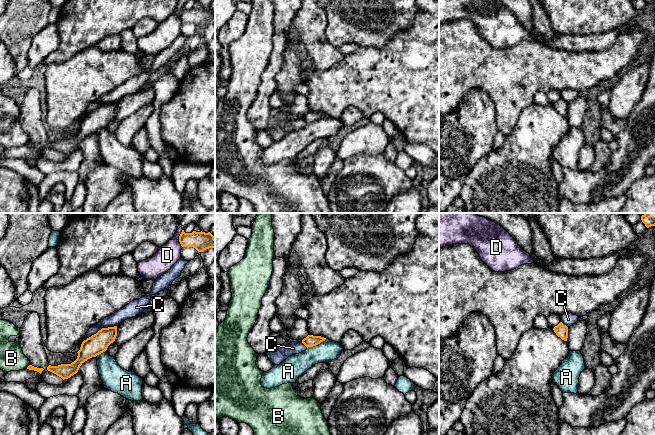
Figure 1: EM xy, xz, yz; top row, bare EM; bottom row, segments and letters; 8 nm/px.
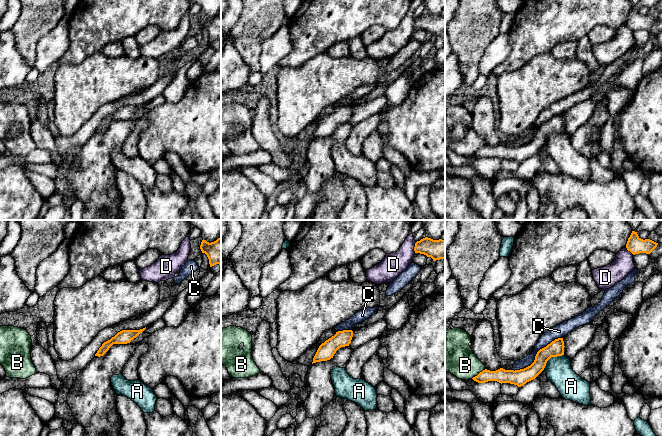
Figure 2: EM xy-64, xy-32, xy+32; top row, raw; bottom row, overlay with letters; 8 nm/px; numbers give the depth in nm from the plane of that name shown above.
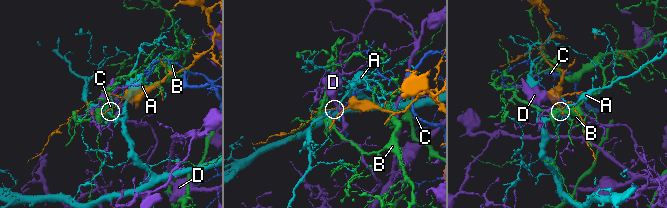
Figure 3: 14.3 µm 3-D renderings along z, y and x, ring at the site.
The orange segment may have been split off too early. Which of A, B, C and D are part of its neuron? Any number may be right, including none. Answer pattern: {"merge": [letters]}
{"merge": []}

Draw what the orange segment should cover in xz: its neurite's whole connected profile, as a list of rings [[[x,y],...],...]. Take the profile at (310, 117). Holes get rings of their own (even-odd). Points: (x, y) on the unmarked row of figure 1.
[[[308,111],[306,114],[302,116],[302,119],[308,124],[316,122],[325,116],[326,114],[321,112]]]

